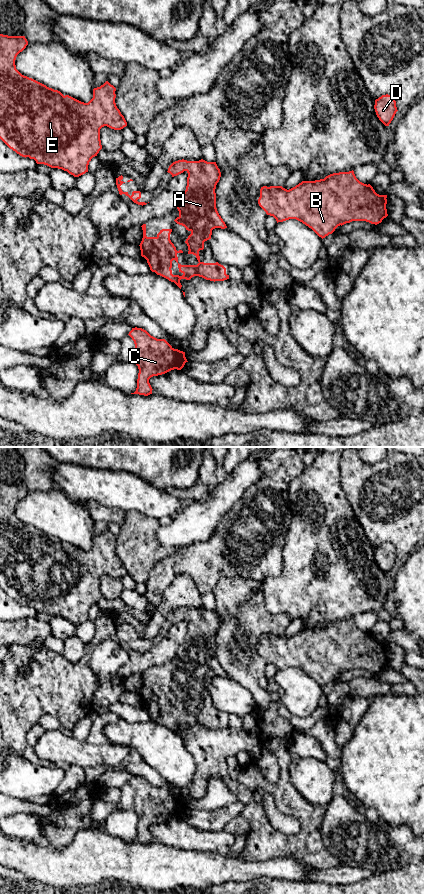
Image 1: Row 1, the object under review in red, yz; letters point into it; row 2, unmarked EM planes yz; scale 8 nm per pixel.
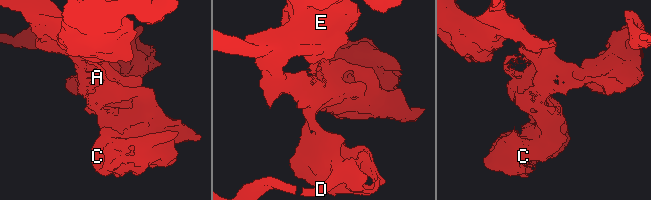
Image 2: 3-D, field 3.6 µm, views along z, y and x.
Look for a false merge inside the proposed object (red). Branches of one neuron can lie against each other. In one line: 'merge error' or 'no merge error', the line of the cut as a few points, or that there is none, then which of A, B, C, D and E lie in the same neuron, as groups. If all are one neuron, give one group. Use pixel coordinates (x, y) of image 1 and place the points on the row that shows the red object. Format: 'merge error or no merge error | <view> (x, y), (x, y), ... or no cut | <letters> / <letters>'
no merge error | no cut | A B C D E

